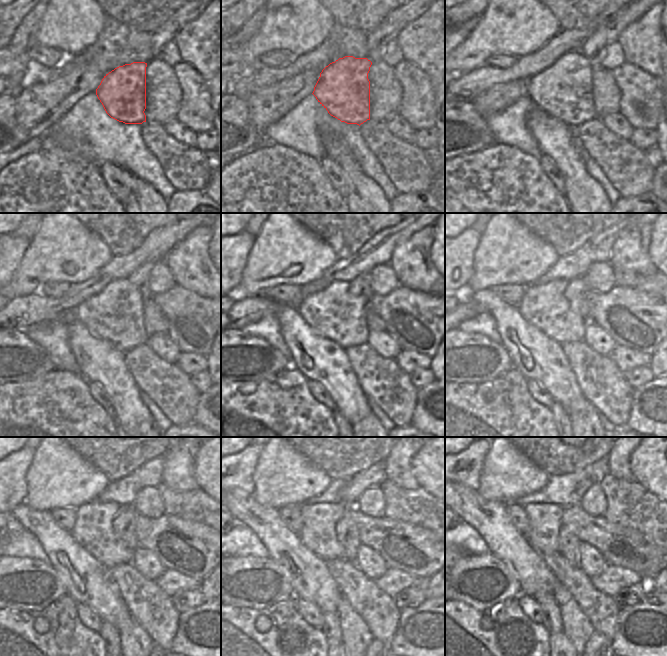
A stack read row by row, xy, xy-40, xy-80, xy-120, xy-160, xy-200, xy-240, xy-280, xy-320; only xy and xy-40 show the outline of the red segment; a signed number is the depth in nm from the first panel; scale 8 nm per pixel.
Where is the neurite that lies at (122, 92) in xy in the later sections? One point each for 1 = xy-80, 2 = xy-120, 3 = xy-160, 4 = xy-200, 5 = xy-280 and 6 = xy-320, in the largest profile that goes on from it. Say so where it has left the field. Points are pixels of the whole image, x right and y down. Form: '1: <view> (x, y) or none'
1: xy-80 (564, 90)
2: xy-120 (116, 314)
3: xy-160 (333, 312)
4: xy-200 (544, 306)
5: xy-280 (318, 533)
6: xy-320 (545, 520)

